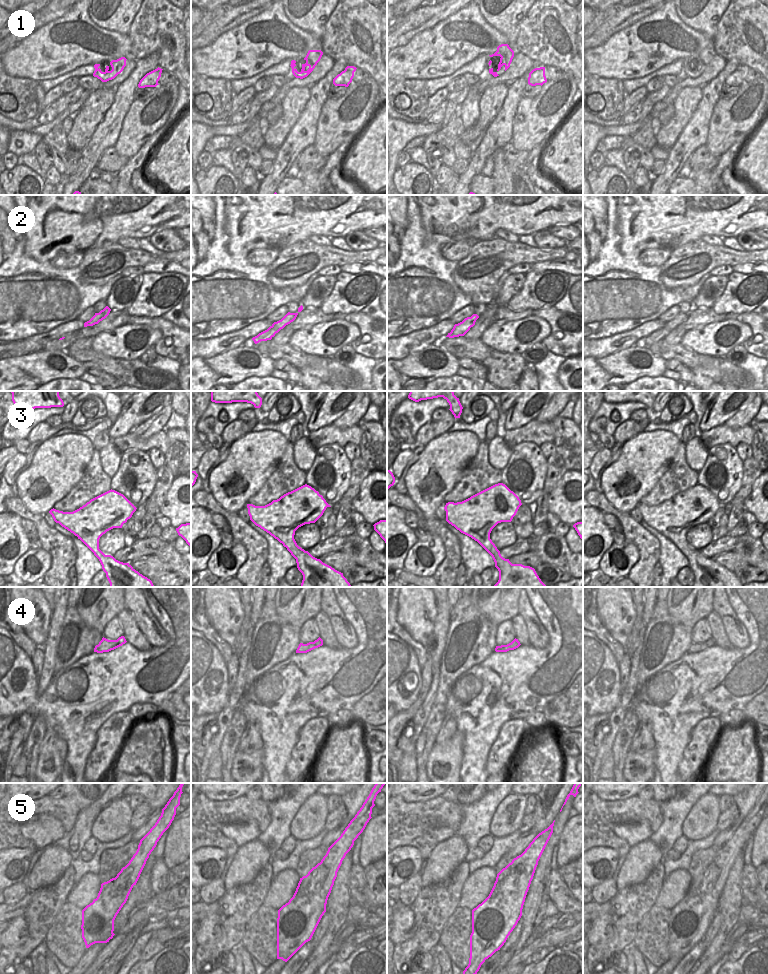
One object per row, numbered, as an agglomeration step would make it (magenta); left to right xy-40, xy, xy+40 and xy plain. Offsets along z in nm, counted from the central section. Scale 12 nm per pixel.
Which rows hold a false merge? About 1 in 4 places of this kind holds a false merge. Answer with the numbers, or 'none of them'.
none of them

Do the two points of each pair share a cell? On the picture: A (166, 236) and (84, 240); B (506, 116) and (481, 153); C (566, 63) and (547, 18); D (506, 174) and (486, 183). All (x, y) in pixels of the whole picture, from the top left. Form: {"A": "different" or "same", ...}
{"A": "different", "B": "same", "C": "same", "D": "different"}

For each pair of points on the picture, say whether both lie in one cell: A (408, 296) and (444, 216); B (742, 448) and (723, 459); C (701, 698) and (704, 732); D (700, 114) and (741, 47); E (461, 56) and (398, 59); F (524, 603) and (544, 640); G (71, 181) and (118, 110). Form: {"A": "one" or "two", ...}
{"A": "two", "B": "two", "C": "two", "D": "two", "E": "one", "F": "one", "G": "one"}

